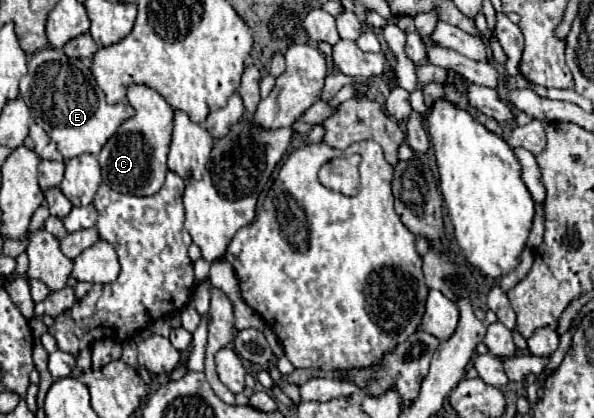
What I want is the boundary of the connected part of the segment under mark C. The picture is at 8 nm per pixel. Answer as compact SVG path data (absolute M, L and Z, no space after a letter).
M129 86L127 100L135 108L135 116L125 120L117 128L117 136L113 136L103 150L99 152L97 160L101 164L103 182L113 190L131 196L151 196L157 194L165 182L167 170L167 152L171 142L173 130L173 110L165 102L165 98L151 90L149 86Z

